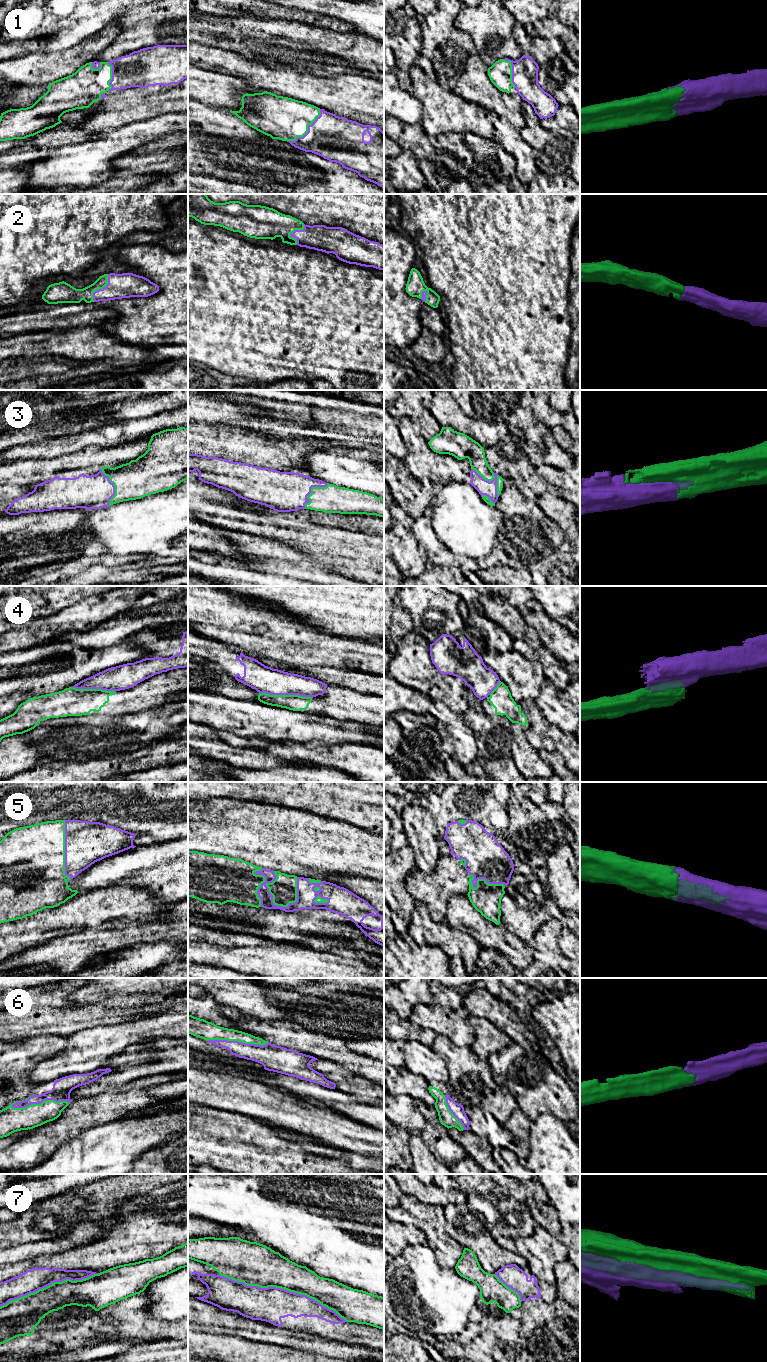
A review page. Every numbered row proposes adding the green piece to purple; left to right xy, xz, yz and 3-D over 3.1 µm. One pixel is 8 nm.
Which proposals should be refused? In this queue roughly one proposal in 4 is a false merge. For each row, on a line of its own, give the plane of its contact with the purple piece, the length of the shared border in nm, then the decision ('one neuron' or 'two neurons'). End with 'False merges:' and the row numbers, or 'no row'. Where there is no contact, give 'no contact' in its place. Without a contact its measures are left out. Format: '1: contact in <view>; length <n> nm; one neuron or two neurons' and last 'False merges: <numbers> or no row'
1: contact in xz; length 380 nm; one neuron
2: contact in xy; length 260 nm; one neuron
3: contact in yz; length 320 nm; one neuron
4: contact in xz; length 420 nm; two neurons
5: contact in xz; length 420 nm; one neuron
6: contact in xy; length 480 nm; one neuron
7: contact in xz; length 1100 nm; two neurons
False merges: 4, 7

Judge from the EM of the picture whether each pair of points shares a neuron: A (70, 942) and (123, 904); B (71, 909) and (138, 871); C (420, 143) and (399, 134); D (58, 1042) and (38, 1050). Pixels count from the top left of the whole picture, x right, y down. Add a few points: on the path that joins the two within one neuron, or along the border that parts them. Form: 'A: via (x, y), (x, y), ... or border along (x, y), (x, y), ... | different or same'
A: border along (113, 928), (85, 929), (66, 934) | different
B: border along (136, 886), (111, 885), (90, 890) | different
C: via (415, 140), (404, 134) | same
D: via (53, 1043), (43, 1046) | same

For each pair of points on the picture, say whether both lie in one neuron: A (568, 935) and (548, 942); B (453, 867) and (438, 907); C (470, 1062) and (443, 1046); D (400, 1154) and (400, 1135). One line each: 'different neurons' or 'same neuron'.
A: different neurons
B: same neuron
C: same neuron
D: same neuron

